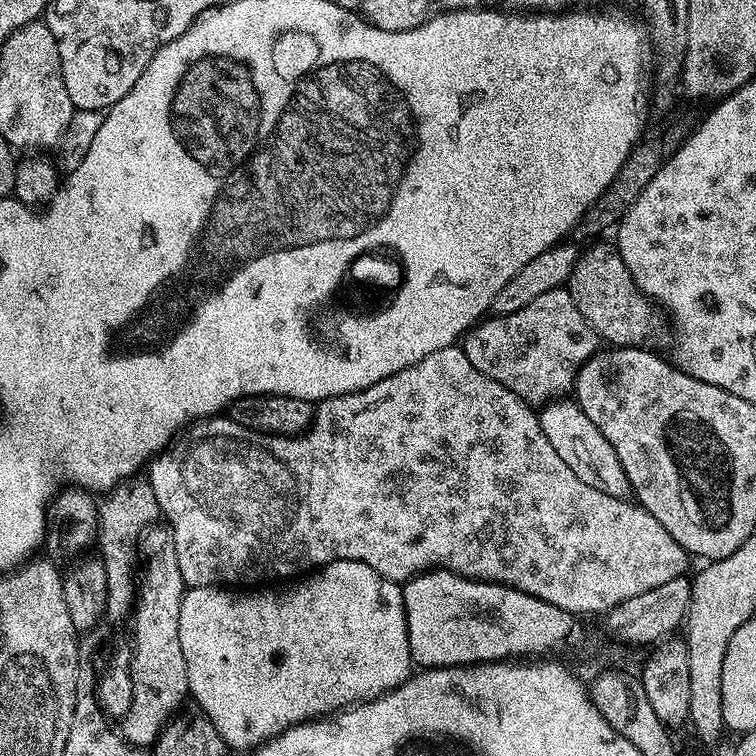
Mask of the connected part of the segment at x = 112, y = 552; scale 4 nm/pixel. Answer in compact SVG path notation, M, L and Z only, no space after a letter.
M129 478L111 489L103 500L99 505L94 525L95 535L100 535L99 560L104 563L109 574L132 571L135 573L138 568L140 538L144 535L148 524L146 520L152 520L158 516L152 485L144 478Z

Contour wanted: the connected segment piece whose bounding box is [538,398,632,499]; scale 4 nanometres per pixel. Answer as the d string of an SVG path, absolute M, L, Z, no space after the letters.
M557 398L543 405L538 412L542 432L549 439L550 446L558 453L558 458L570 467L586 486L593 486L596 492L608 497L627 499L631 495L629 479L613 446L606 440L592 417L585 414L580 405L570 398Z

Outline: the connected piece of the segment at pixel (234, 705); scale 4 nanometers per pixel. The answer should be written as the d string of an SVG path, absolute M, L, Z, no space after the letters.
M335 560L329 564L325 564L323 568L313 571L311 574L305 575L303 578L297 579L295 582L288 582L285 588L276 588L280 586L272 586L269 592L260 592L264 590L229 590L224 586L213 586L210 588L188 588L184 594L184 601L180 607L180 617L178 618L178 638L182 642L182 654L186 658L186 670L188 671L188 690L191 699L196 699L199 711L206 713L210 718L210 722L214 722L214 726L218 730L218 734L222 734L225 745L229 749L245 748L251 750L264 741L271 739L273 736L278 736L288 728L292 728L295 724L302 724L306 720L315 720L321 716L327 716L333 710L343 710L349 706L355 705L357 702L366 700L375 700L377 696L383 696L384 693L397 688L399 684L404 683L410 675L410 669L413 667L413 660L410 652L410 646L407 642L407 618L404 616L403 594L401 585L394 580L387 580L382 574L378 574L378 570L374 570L371 564L364 564L361 560Z

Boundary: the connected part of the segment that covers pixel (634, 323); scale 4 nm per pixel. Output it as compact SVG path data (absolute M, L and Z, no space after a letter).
M596 244L593 248L588 248L579 253L576 258L576 265L574 266L574 270L570 274L570 278L567 282L567 290L574 298L574 306L578 306L578 310L582 310L582 318L586 318L586 322L591 326L592 329L596 331L597 337L601 341L609 340L607 343L612 346L644 346L649 342L648 339L651 338L652 335L655 334L656 331L660 328L660 320L656 317L656 312L658 313L658 308L653 301L649 300L647 294L642 291L642 289L637 286L634 282L634 278L630 274L630 270L626 266L626 262L622 262L622 258L620 257L620 253L616 251L615 247L608 246L608 248L603 248L602 245Z

